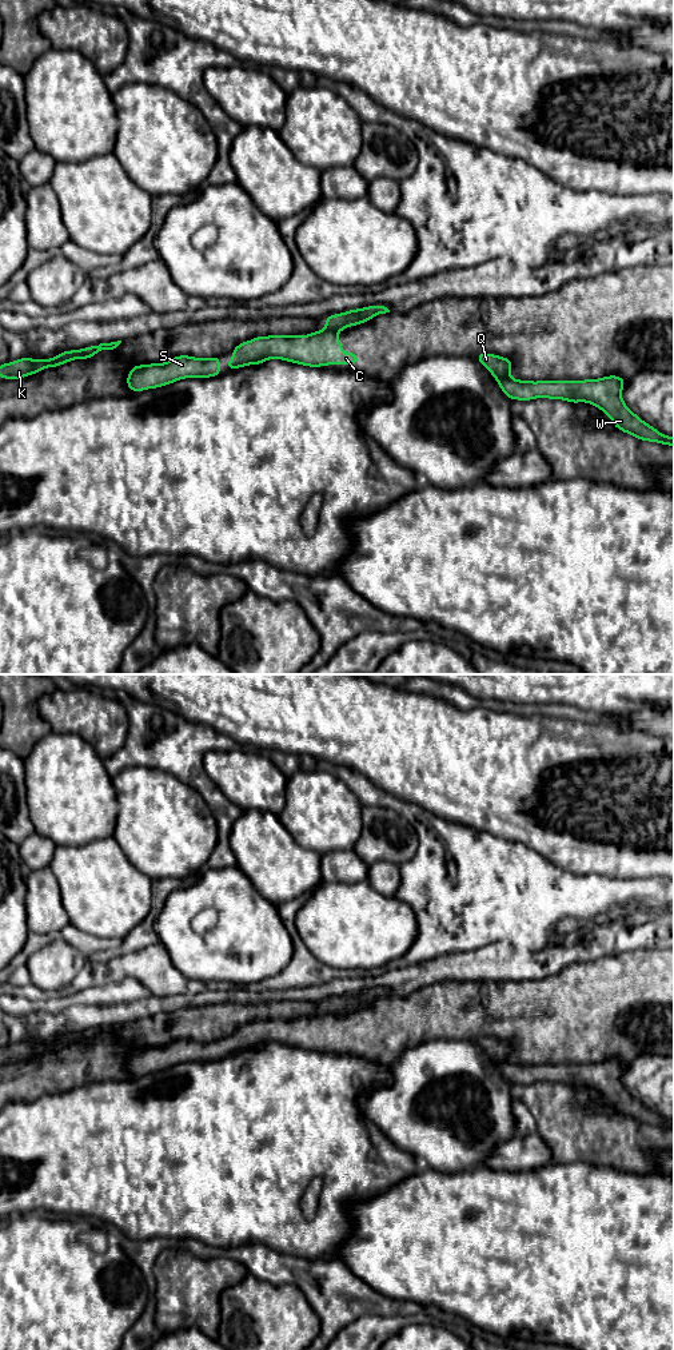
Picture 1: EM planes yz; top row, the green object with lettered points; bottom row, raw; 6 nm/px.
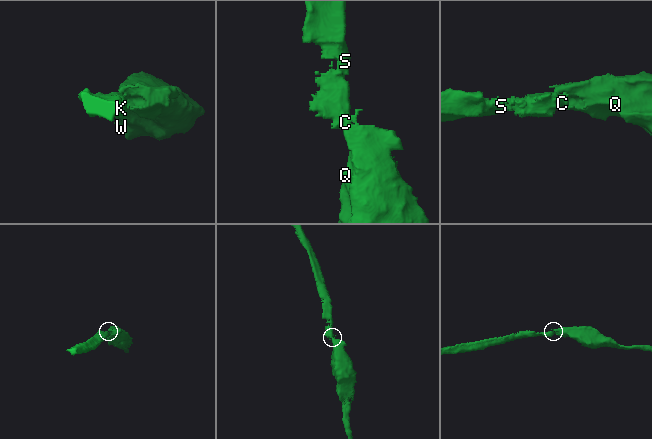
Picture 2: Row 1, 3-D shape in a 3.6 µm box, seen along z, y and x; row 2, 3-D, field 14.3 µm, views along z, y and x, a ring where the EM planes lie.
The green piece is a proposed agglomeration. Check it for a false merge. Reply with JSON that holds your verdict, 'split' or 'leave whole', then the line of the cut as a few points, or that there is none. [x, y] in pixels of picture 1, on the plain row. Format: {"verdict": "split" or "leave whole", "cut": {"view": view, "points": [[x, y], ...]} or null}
{"verdict": "split", "cut": {"view": "yz", "points": [[326, 1011], [335, 1016]]}}

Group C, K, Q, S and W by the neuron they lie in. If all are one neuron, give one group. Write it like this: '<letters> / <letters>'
C K S / Q W

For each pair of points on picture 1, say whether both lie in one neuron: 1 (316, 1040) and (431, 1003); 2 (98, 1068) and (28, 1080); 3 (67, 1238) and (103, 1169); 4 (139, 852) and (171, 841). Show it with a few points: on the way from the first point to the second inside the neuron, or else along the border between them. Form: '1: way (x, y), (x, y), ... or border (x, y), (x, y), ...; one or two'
1: way (345, 1034), (379, 1032), (393, 1024), (403, 1023); one
2: way (80, 1068), (67, 1068), (46, 1074); one
3: border (79, 1217), (86, 1217), (91, 1221); two
4: way (147, 844), (151, 840), (163, 840); one

